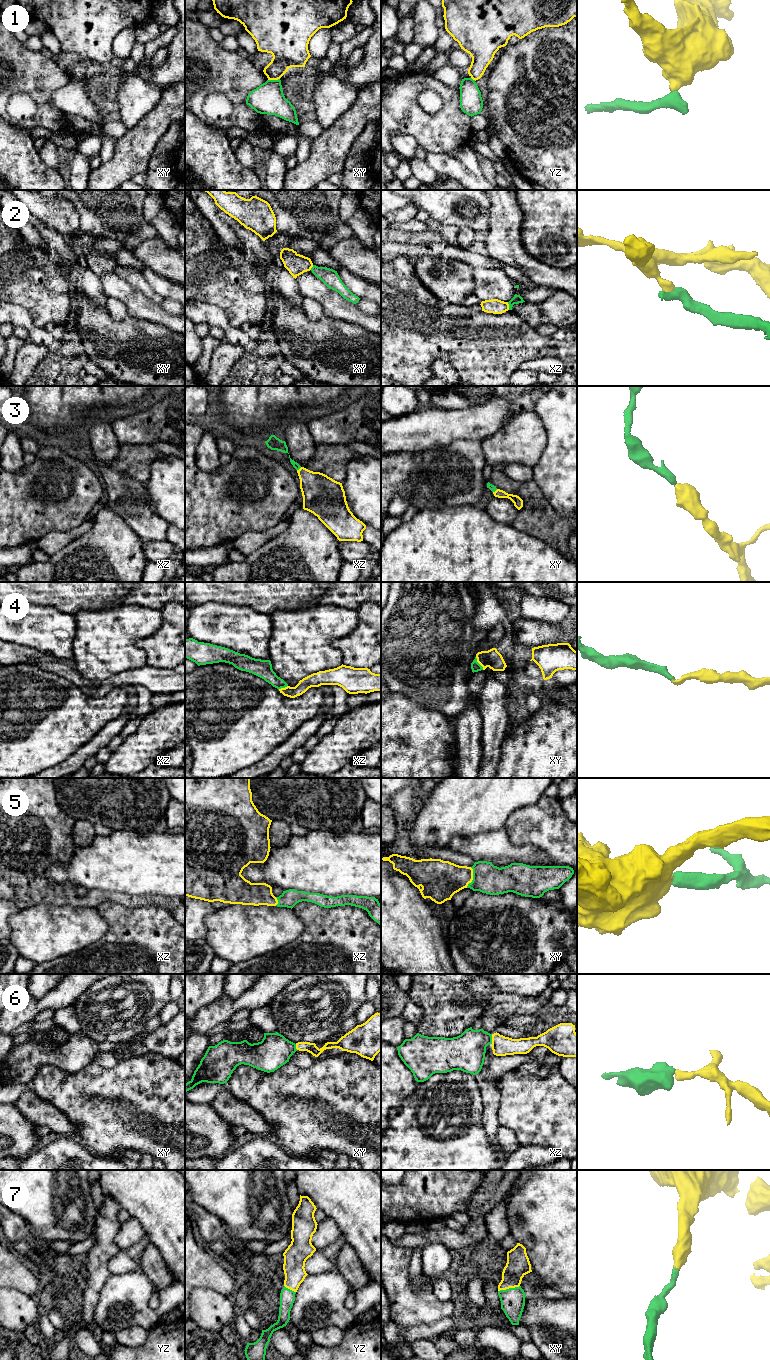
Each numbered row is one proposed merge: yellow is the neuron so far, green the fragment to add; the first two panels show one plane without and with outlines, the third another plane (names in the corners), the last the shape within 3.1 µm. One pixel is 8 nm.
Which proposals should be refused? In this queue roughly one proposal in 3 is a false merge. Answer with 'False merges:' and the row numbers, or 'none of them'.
False merges: 1, 2

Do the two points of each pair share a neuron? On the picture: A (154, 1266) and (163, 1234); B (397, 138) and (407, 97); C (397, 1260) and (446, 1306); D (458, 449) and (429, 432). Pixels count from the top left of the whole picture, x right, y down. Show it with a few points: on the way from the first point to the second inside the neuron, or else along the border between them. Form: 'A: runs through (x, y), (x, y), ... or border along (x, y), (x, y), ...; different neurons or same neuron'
A: border along (150, 1241), (158, 1249), (167, 1266); different neurons
B: border along (391, 134), (409, 134), (419, 144); different neurons
C: runs through (397, 1277), (397, 1281), (422, 1306), (429, 1306); same neuron
D: border along (472, 439), (457, 439), (445, 445), (426, 450); different neurons

